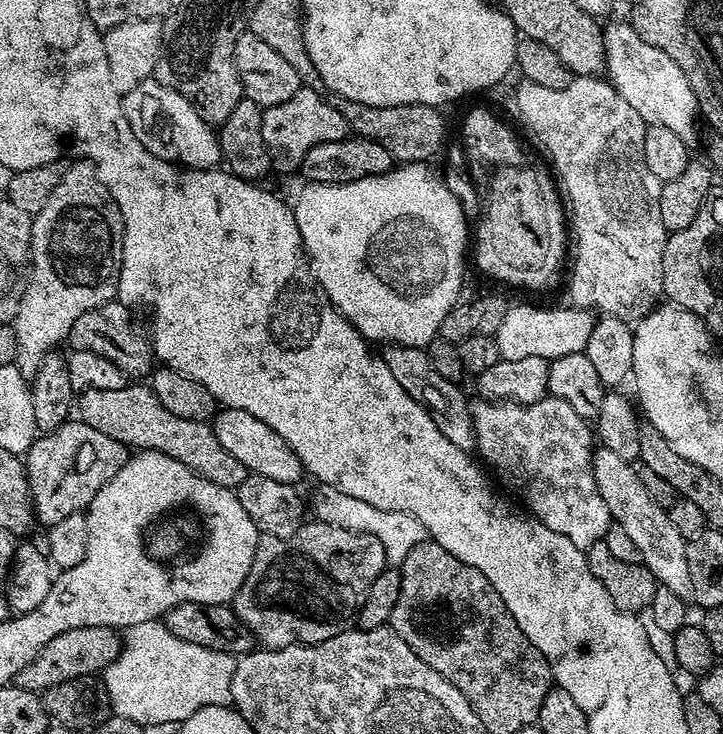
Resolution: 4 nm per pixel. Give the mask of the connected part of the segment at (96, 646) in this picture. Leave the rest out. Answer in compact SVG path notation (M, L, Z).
M82 626L66 630L58 634L58 638L46 642L44 649L36 653L36 657L16 675L15 687L42 694L50 686L58 686L58 682L70 682L80 676L96 676L103 673L110 662L114 662L121 647L121 637L114 628Z

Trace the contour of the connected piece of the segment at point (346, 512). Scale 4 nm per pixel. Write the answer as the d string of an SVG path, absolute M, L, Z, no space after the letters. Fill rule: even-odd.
M320 484L317 489L312 496L312 504L310 500L311 515L313 512L316 515L313 517L321 524L338 526L351 532L361 532L378 538L378 542L382 542L382 550L386 554L389 565L403 564L406 554L410 554L410 550L414 550L414 546L429 539L426 526L422 526L422 522L418 522L418 518L414 518L414 514L406 514L402 510L378 510L378 506L370 506L370 502L362 502L362 498L342 494L342 490L329 484Z

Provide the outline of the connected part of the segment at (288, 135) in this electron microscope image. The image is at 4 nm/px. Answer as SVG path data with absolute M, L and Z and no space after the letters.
M299 88L294 98L286 98L278 106L270 106L263 109L262 138L266 141L266 150L272 159L272 167L278 173L295 173L306 154L320 142L338 142L347 140L350 129L346 118L337 110L331 99L323 100L325 97L313 88Z

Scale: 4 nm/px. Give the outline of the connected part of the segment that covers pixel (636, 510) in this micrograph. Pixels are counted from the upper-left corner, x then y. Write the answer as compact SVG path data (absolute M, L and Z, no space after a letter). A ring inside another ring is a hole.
M600 446L592 457L592 469L594 480L598 482L598 492L602 494L613 521L623 526L638 550L642 550L643 564L654 574L657 585L674 590L674 594L679 596L691 597L690 566L686 566L688 544L682 534L678 534L674 522L670 522L668 510L658 506L658 502L646 494L646 486L642 486L635 467L629 461L618 458L614 450Z

